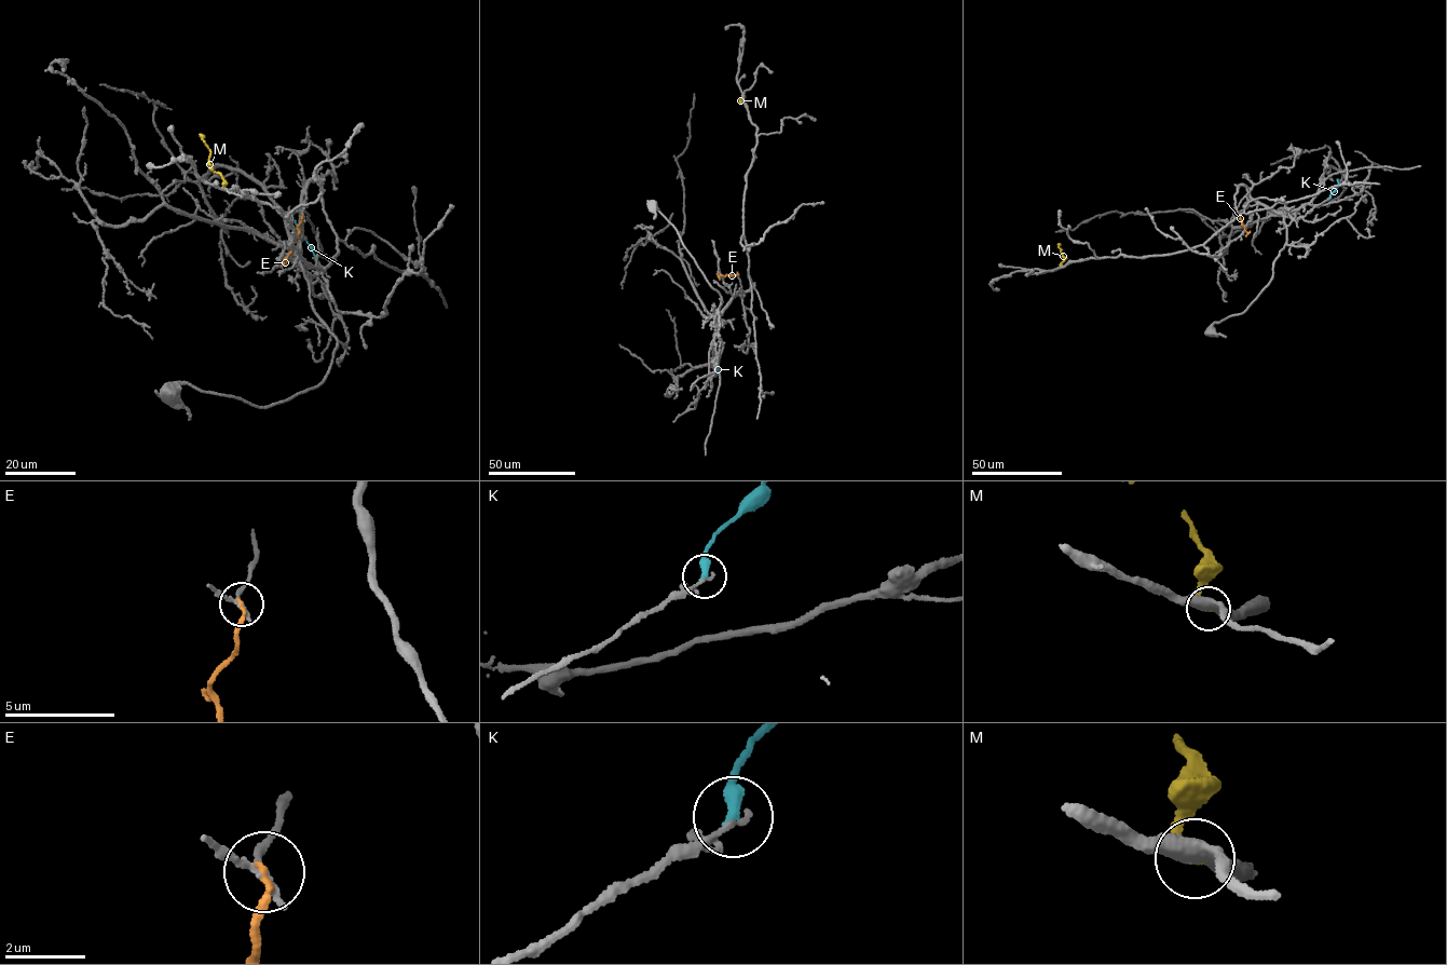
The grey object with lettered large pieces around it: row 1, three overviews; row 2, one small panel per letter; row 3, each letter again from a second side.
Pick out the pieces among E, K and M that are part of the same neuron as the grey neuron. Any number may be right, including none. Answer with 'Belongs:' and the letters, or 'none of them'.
Belongs: none of them

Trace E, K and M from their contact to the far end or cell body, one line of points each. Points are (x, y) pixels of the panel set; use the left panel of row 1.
E: (302, 214), (298, 235), (278, 267)
K: (315, 259), (294, 220)
M: (224, 190), (224, 180), (213, 171), (210, 149), (200, 134)

